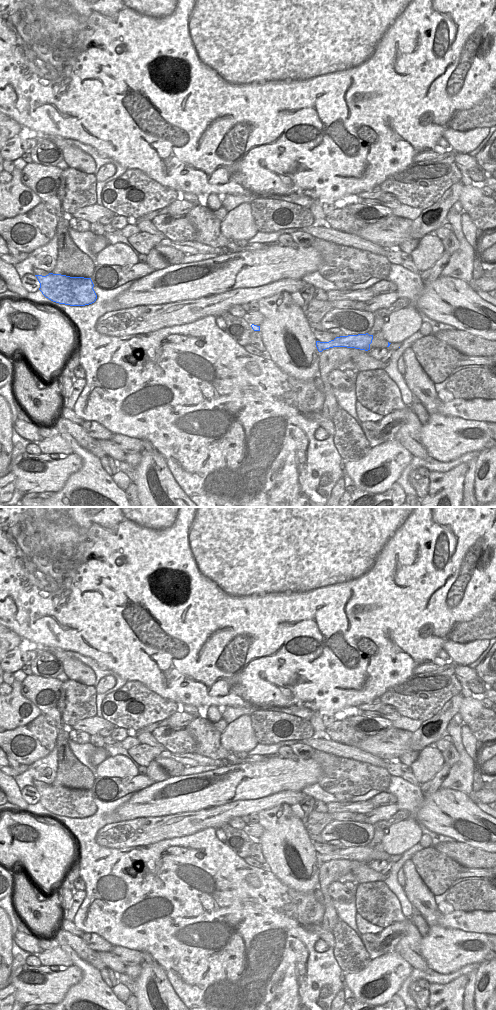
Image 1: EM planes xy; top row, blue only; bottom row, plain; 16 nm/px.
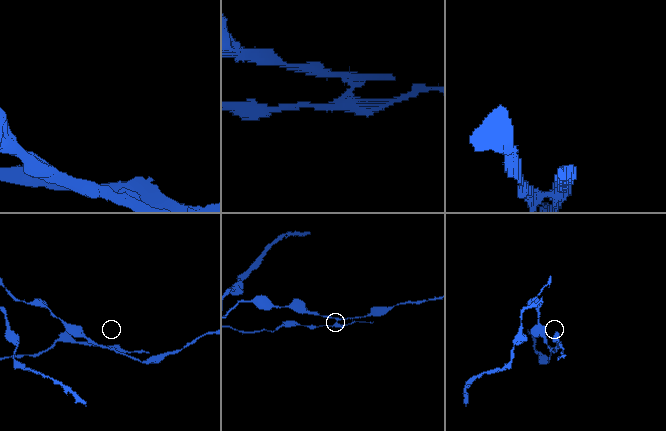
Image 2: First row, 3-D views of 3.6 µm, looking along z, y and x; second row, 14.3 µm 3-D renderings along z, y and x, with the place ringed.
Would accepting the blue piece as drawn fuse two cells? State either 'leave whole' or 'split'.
split

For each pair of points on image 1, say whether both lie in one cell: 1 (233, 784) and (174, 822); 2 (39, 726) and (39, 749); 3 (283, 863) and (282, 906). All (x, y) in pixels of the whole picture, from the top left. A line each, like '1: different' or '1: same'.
1: different
2: same
3: different

